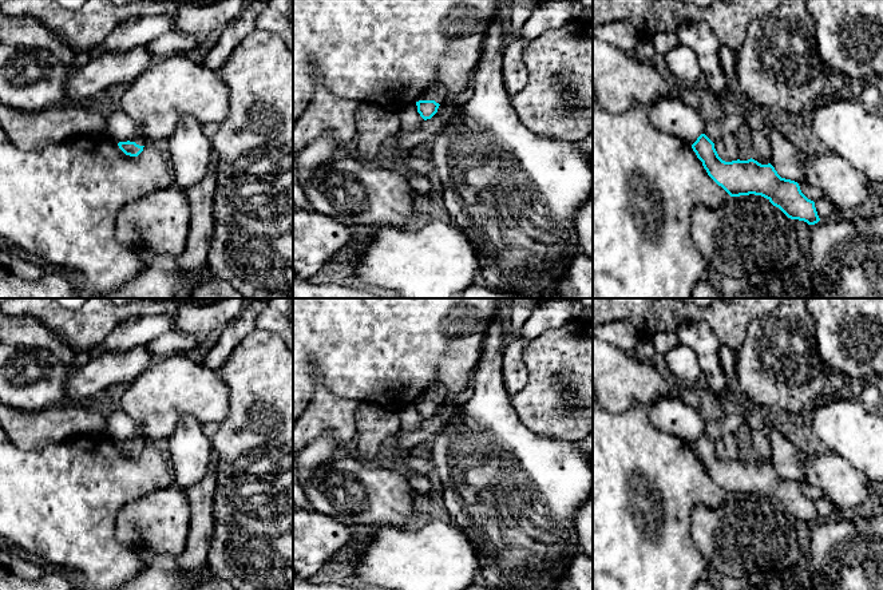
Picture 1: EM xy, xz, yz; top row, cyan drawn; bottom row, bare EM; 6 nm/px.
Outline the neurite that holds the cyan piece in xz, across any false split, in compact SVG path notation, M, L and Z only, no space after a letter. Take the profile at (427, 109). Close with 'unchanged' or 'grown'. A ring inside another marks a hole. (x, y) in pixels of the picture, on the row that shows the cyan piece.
M419 100L416 102L417 106L417 112L420 114L420 116L427 120L431 119L439 108L439 103L436 103L435 100Z; unchanged

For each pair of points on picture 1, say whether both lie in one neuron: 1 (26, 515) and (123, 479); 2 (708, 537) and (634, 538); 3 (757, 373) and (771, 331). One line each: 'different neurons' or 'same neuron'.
1: same neuron
2: different neurons
3: same neuron

